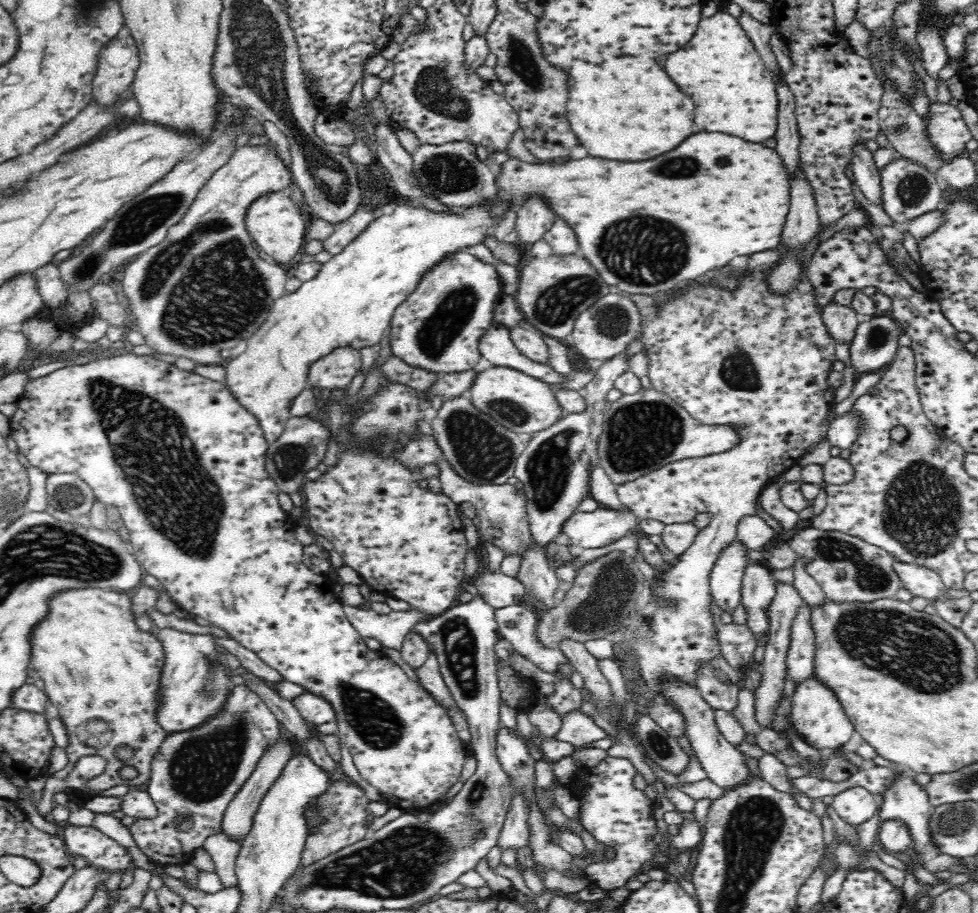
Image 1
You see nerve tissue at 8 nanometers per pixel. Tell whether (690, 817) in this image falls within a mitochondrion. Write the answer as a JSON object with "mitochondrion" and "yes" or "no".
{"mitochondrion":"no"}

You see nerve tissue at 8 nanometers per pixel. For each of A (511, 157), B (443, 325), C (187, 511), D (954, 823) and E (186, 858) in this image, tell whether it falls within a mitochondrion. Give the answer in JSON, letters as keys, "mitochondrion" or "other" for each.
{"A":"other","B":"mitochondrion","C":"mitochondrion","D":"mitochondrion","E":"other"}

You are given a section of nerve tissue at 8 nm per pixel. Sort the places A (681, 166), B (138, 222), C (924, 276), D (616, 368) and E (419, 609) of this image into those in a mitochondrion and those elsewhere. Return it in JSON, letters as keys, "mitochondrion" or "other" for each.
{"A":"mitochondrion","B":"mitochondrion","C":"other","D":"other","E":"other"}

